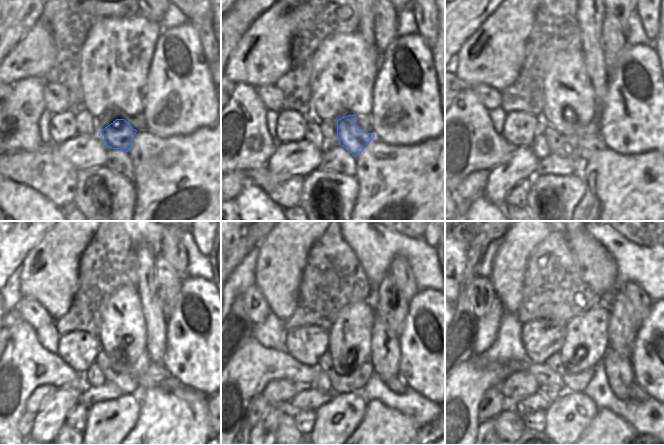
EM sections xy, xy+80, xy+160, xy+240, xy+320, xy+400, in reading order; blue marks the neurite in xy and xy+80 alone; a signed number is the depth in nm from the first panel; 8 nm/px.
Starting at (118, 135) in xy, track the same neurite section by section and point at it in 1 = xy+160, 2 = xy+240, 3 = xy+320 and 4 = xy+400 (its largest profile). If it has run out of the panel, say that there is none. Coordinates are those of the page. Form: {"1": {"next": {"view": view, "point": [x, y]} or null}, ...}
{"1": {"next": {"view": "xy+160", "point": [587, 147]}}, "2": {"next": {"view": "xy+240", "point": [156, 373]}}, "3": {"next": {"view": "xy+320", "point": [398, 385]}}, "4": {"next": {"view": "xy+400", "point": [635, 392]}}}

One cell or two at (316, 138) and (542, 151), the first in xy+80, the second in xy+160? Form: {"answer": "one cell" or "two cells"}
{"answer": "one cell"}

